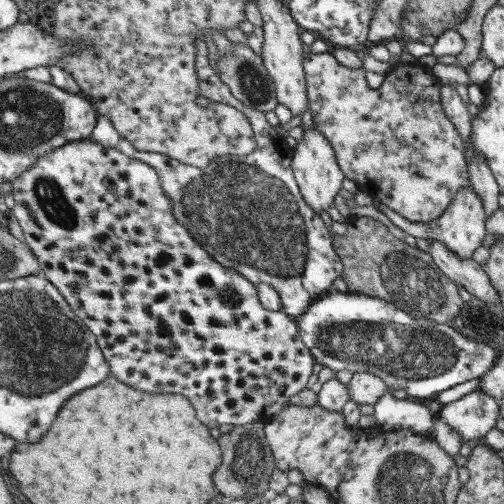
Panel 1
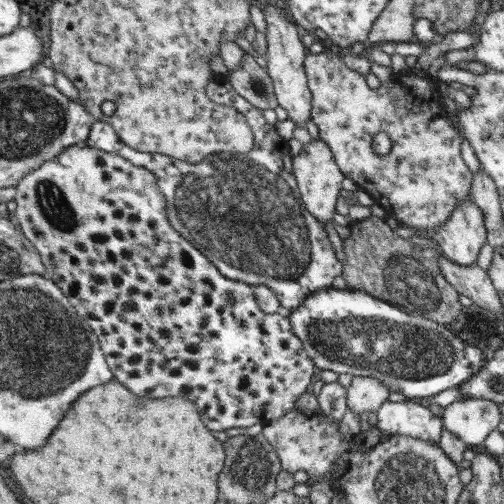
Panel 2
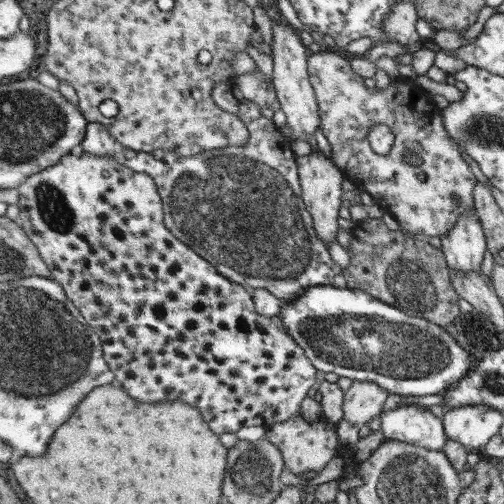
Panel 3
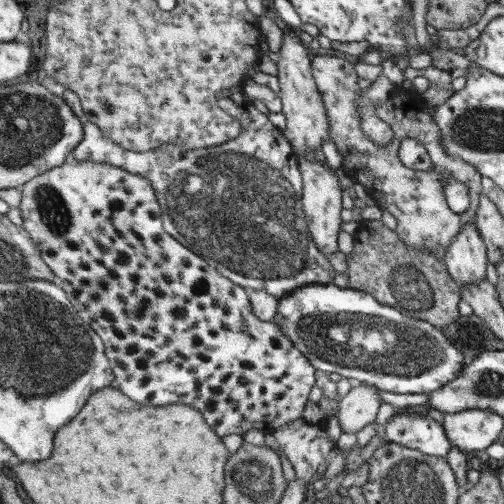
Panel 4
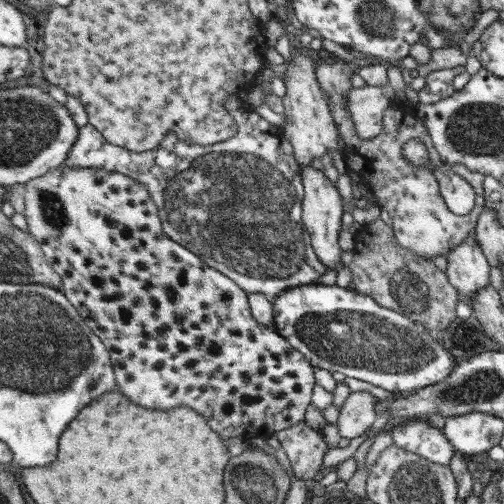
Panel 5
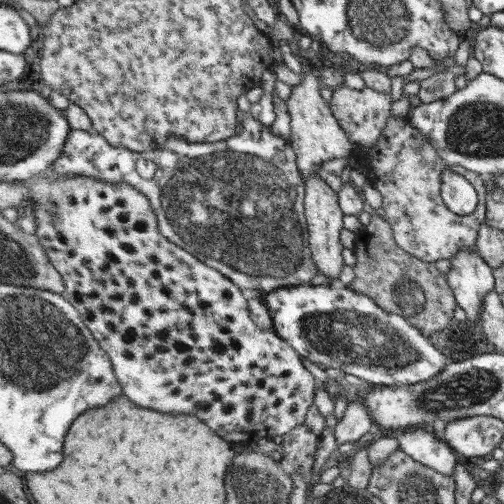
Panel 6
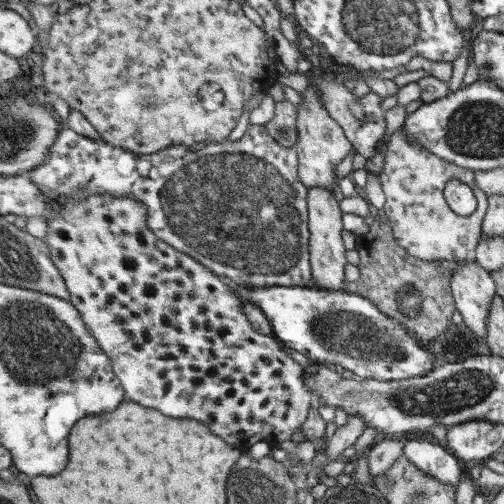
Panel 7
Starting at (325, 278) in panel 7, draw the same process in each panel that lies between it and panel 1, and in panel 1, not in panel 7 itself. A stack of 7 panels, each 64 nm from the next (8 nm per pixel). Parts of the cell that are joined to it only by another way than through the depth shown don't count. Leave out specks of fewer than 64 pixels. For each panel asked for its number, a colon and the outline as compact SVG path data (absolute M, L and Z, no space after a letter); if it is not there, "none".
1: M317 126L313 130L305 132L305 138L301 142L297 142L295 146L295 156L293 156L293 170L297 176L297 182L301 184L301 192L305 194L305 200L313 206L313 210L327 212L327 208L333 204L335 196L343 192L343 184L347 180L345 172L341 170L341 164L337 160L337 150L333 148L333 144L325 138L325 134L321 134L317 130Z
2: M313 140L313 142L305 144L305 146L303 146L303 152L301 152L297 158L293 158L293 170L295 170L297 182L299 182L299 186L301 186L301 196L303 196L305 204L307 204L309 212L315 214L315 216L319 218L319 222L323 222L323 226L325 226L329 220L331 220L331 224L335 226L335 222L333 222L333 214L335 214L337 198L343 196L343 190L341 190L343 186L341 186L341 184L343 184L343 180L345 180L345 172L341 172L341 168L337 166L337 158L335 158L333 150L329 148L329 144L323 142L323 140Z
3: M311 150L309 156L301 156L297 160L301 168L301 184L303 184L303 198L305 198L307 210L315 218L319 238L325 242L325 246L331 246L337 240L337 232L339 232L339 208L345 198L343 196L345 174L341 172L341 168L337 168L333 158L327 158L323 154L323 150Z
4: M299 158L301 162L301 174L305 178L305 196L303 196L303 204L305 204L305 214L309 218L309 230L313 232L315 244L317 248L323 250L323 254L329 258L333 252L339 250L337 238L341 232L341 210L343 210L343 184L337 178L337 172L327 168L321 162L309 162L305 158Z
5: M309 166L303 168L305 176L305 202L303 202L303 218L307 224L307 230L313 234L313 250L317 250L319 258L333 270L337 262L341 260L341 248L339 248L339 234L345 230L343 226L343 214L345 214L345 198L337 184L333 184L321 170Z
6: M307 178L307 230L311 232L311 250L313 250L313 260L319 266L319 274L329 278L331 286L339 286L339 278L345 270L345 260L343 260L343 244L341 244L341 230L343 230L343 208L341 208L341 194L335 192L323 178Z

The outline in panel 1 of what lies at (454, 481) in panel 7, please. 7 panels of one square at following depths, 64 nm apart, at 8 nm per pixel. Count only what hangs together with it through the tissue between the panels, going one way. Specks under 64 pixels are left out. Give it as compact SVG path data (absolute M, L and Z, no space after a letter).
M391 388L377 402L375 418L377 418L377 426L381 426L383 430L391 430L391 432L409 430L409 432L415 432L419 436L435 438L435 434L433 434L435 420L433 420L433 414L429 412L427 404L413 402L411 398L397 400L393 396Z

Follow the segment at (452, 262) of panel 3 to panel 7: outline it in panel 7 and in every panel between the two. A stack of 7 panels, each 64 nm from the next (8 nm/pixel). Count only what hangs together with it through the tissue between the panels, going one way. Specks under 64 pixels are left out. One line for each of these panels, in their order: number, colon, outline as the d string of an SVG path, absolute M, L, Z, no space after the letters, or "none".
4: M475 224L461 228L453 244L445 248L443 258L449 276L457 286L469 286L485 280L485 242Z
5: M475 238L461 242L447 258L447 270L451 286L461 294L463 302L471 302L477 290L489 286L489 262L485 262L483 250L477 246Z
6: M461 250L461 254L453 256L449 262L451 268L447 270L447 278L457 296L457 306L465 310L469 322L479 322L483 298L495 288L493 268L477 256L475 250Z
7: M457 262L451 286L463 324L477 336L477 340L485 340L491 300L497 294L491 272L477 262Z

